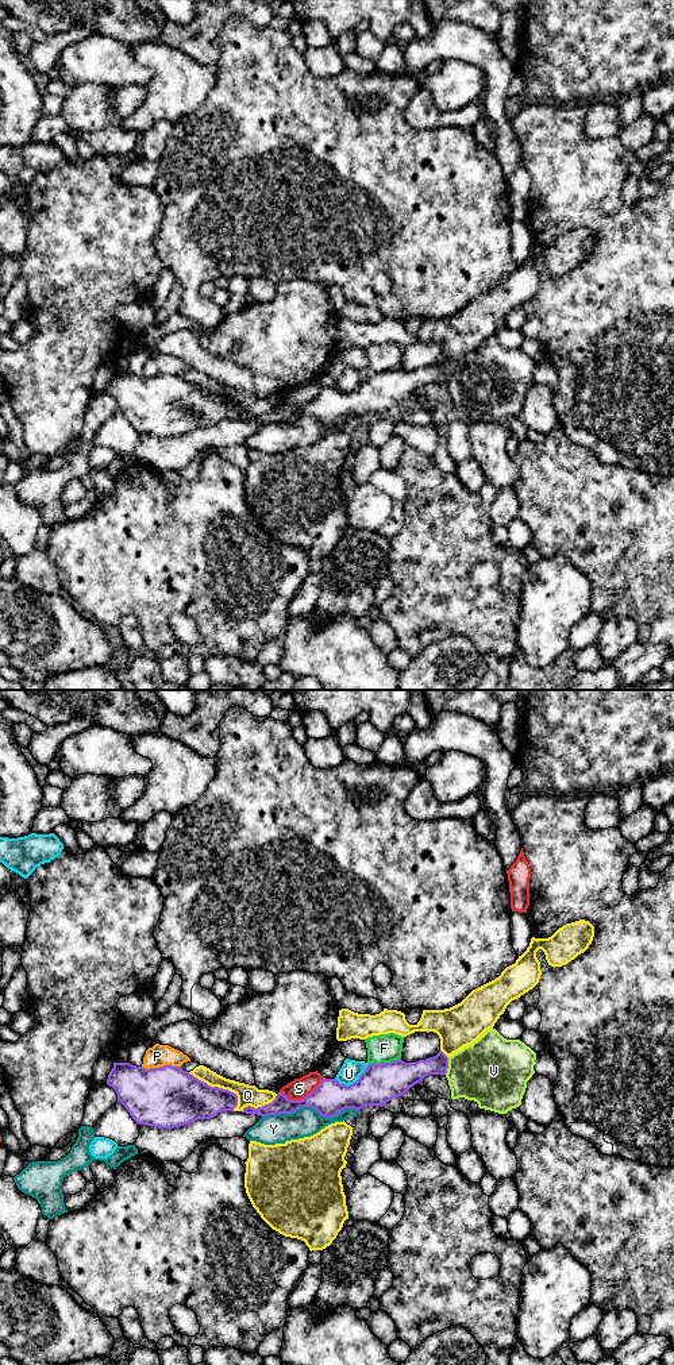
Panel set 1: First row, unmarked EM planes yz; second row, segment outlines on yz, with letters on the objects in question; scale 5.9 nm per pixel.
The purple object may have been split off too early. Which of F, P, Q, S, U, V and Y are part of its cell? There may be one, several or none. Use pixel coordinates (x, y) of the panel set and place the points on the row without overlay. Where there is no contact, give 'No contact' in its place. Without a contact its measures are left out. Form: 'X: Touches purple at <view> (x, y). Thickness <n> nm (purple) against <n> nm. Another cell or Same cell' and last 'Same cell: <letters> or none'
F: Touches purple at yz (384, 371). Thickness 240 nm (purple) against 170 nm. Another cell
P: Touches purple at yz (161, 376). Thickness 360 nm (purple) against 130 nm. Another cell
Q: Touches purple at yz (216, 396). Thickness 340 nm (purple) against 130 nm. Another cell
S: Touches purple at yz (304, 407). Thickness 200 nm (purple) against 120 nm. Another cell
U: Touches purple at yz (354, 392). Thickness 240 nm (purple) against 120 nm. Another cell
V: Touches purple at yz (447, 374). Thickness 150 nm (purple) against 380 nm. Another cell
Y: Touches purple at yz (309, 415). Thickness 200 nm (purple) against 180 nm. Another cell
Same cell: none

